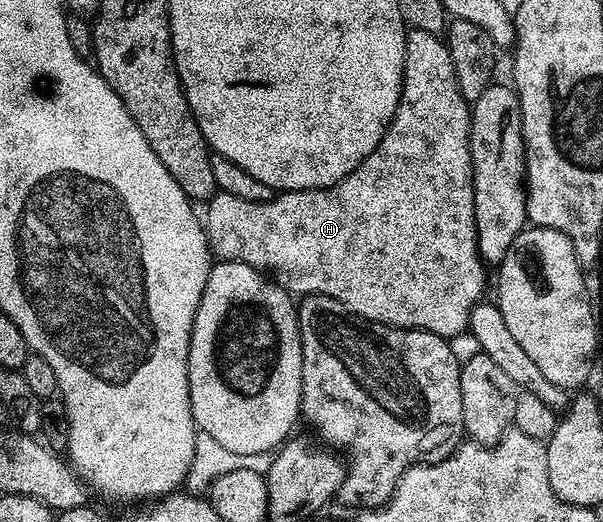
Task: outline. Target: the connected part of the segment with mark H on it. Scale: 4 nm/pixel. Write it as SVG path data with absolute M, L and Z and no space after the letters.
M411 29L404 38L404 85L400 91L400 101L398 102L398 110L395 118L392 120L391 126L386 130L386 134L382 138L382 142L378 142L378 146L374 151L360 163L359 166L353 170L346 178L342 178L334 186L329 188L307 188L305 192L280 192L273 195L272 199L267 200L265 204L262 202L246 202L242 198L234 198L234 194L226 194L222 191L217 191L216 195L211 200L207 201L206 208L208 213L202 216L202 227L205 236L208 237L208 246L213 257L220 260L237 260L246 266L255 268L265 274L271 279L275 280L281 288L287 290L289 293L297 294L311 294L314 296L329 296L338 302L342 302L345 309L349 313L364 317L365 320L374 320L377 324L390 324L393 328L418 328L421 332L432 332L436 336L443 336L451 338L457 336L459 332L465 331L468 327L468 319L474 310L476 304L481 303L484 292L484 271L486 265L484 259L480 257L478 250L478 238L476 237L476 219L474 218L474 186L472 185L472 151L470 150L470 126L472 125L472 114L470 111L469 101L464 99L462 90L458 86L458 78L454 70L454 62L450 58L450 50L447 43L439 35L434 33L427 33L426 30Z

